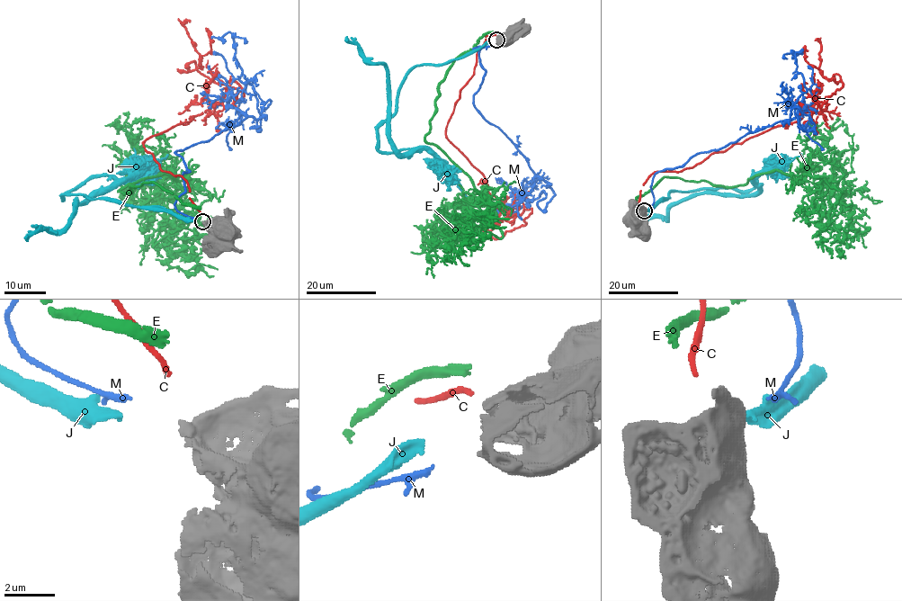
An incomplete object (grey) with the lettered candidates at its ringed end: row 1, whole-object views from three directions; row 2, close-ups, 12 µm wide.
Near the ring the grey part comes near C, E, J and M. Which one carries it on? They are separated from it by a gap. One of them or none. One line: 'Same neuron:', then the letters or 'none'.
Same neuron: J

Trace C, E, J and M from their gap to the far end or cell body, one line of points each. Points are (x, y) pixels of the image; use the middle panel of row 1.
C: (495, 35), (477, 53), (445, 137), (510, 216), (531, 212), (494, 238), (486, 210)
E: (495, 32), (453, 61), (425, 137), (493, 208), (460, 246), (443, 236), (455, 251), (444, 262)
J: (488, 41), (408, 72), (378, 128), (380, 151), (422, 148), (401, 154), (390, 137), (389, 71), (345, 38)
M: (490, 45), (472, 49), (486, 73), (474, 107), (554, 196), (543, 210), (543, 190), (504, 198)

